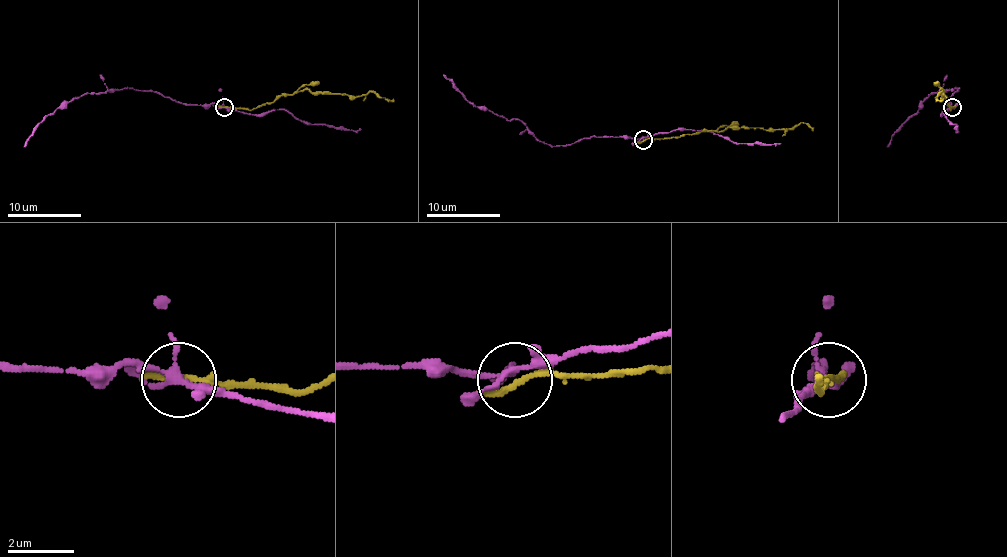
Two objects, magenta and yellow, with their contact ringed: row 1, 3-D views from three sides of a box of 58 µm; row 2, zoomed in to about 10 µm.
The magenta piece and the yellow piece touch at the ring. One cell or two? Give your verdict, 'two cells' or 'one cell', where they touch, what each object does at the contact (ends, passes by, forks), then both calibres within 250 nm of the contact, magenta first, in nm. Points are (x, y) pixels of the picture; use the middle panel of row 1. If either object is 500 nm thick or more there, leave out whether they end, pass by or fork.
two cells; place (643, 140); magenta forks; yellow ends; calibres 180 and 240 nm

